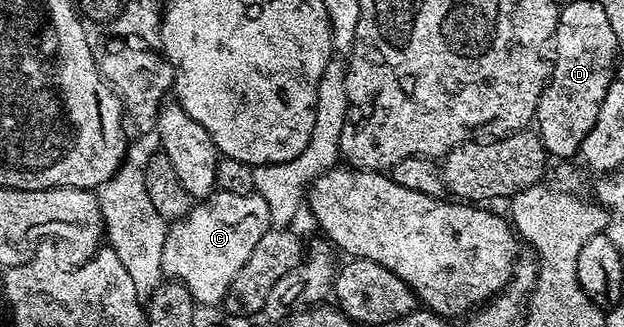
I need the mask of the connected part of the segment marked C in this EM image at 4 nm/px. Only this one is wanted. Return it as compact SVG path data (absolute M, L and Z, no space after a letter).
M218 190L209 198L201 199L184 217L169 223L164 240L162 273L167 279L182 282L202 306L221 307L226 300L236 272L244 268L252 248L256 248L260 236L271 229L268 204L258 193L236 196L236 192Z

